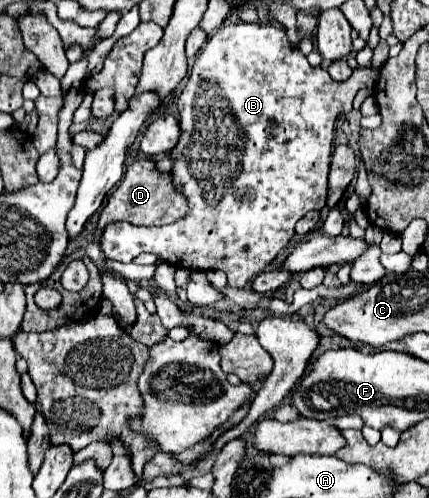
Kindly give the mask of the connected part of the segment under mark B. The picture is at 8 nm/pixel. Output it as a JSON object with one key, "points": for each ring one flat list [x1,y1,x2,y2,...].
{"points":[[238,22,238,24,228,24,220,26,212,38,206,42,206,46,200,50,196,56,192,74,188,78,186,88,182,90,178,98,178,112,180,112,180,142,178,146,170,152,174,158,174,168,172,176,176,186,180,184,180,190,188,196,190,210,188,214,168,226,158,226,158,228,138,228,128,222,114,222,110,228,104,230,102,234,102,252,106,258,118,260,118,262,132,262,142,252,156,254,158,258,170,262,176,268,186,268,186,270,222,270,228,276,228,284,232,288,244,288,254,276,258,276,274,258,276,254,288,244,288,240,294,236,294,226,296,222,306,216,310,210,320,210,326,204,326,194,328,194,328,172,330,172,330,152,332,152,332,138,334,138,334,122,342,112,352,110,352,100,360,88,372,88,378,82,378,72,372,68,358,66,354,68,352,76,348,80,336,82,330,78,328,70,324,68,312,68,308,60,288,44,286,32,278,24,248,24,248,22]]}

